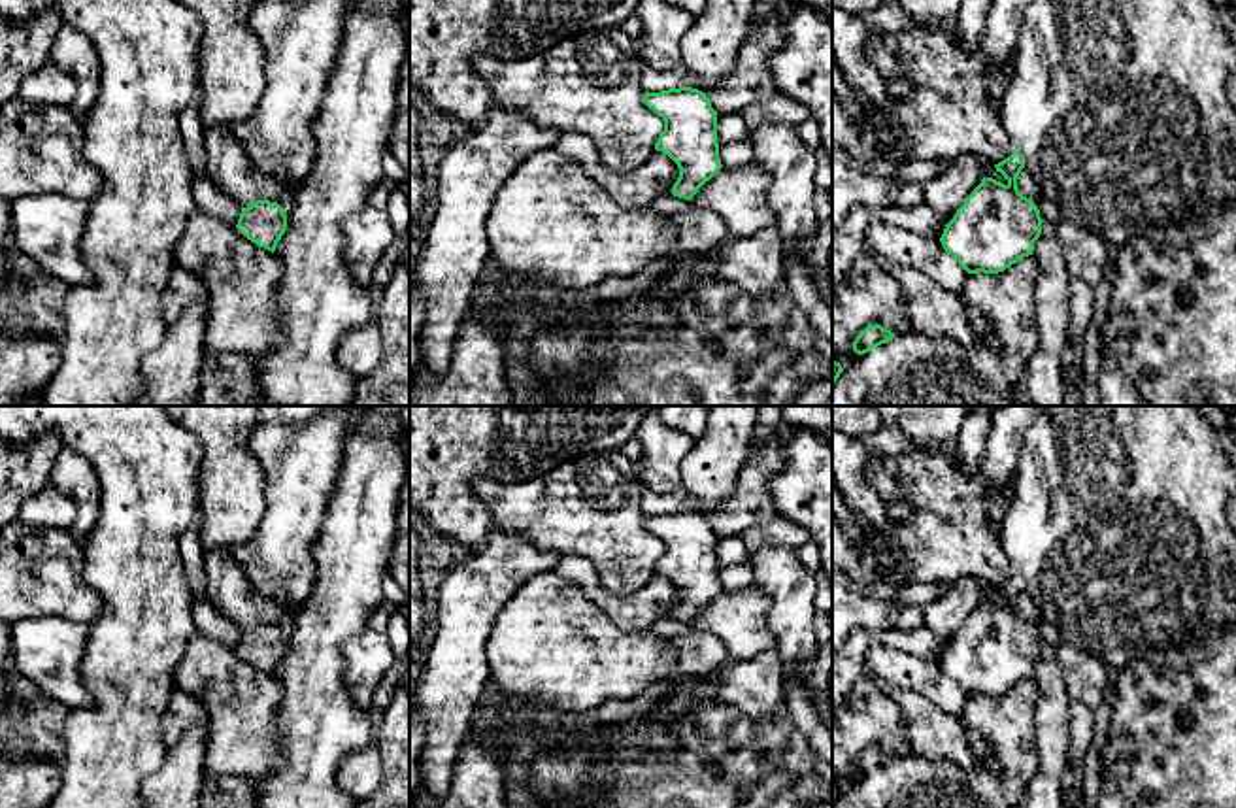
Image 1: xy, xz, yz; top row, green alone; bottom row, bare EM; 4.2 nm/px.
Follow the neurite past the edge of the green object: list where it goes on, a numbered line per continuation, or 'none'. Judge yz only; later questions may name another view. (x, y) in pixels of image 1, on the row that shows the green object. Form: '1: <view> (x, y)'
1: yz (1119, 108)

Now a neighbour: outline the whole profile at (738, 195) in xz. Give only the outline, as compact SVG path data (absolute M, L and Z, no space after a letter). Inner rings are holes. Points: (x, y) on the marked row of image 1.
M757 162L743 168L721 168L691 198L694 210L711 210L727 223L730 240L749 238L764 228L777 228L777 217L766 200L772 183Z

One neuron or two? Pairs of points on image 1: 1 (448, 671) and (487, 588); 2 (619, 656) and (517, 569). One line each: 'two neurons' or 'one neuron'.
1: one neuron
2: two neurons

